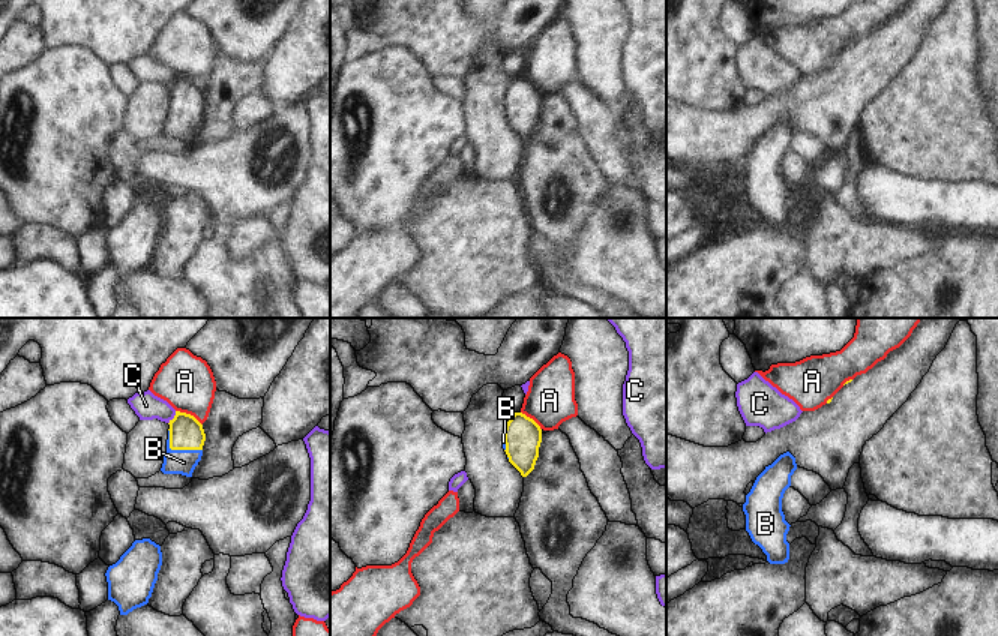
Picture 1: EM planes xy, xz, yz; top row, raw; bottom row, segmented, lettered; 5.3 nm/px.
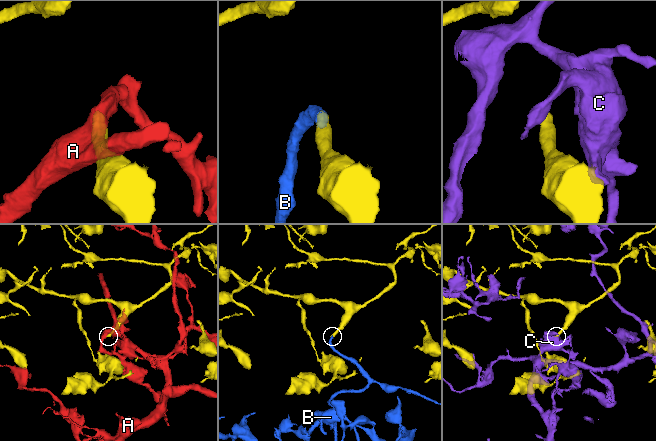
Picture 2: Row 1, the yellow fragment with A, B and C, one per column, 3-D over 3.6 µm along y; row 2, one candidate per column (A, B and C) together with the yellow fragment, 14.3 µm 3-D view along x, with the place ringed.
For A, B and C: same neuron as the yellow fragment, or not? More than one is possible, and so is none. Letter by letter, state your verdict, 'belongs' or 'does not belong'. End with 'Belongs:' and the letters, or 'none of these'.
A: does not belong
B: belongs
C: does not belong
Belongs: B

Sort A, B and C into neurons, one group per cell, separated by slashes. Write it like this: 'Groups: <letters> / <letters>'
Groups: A / B / C

